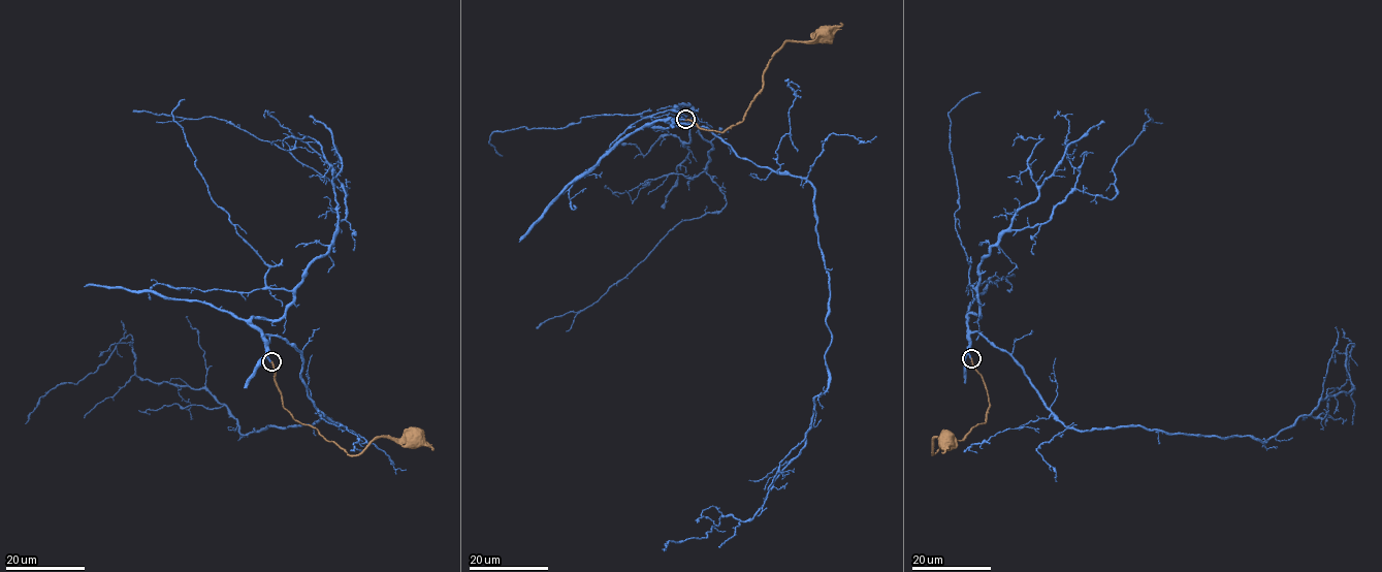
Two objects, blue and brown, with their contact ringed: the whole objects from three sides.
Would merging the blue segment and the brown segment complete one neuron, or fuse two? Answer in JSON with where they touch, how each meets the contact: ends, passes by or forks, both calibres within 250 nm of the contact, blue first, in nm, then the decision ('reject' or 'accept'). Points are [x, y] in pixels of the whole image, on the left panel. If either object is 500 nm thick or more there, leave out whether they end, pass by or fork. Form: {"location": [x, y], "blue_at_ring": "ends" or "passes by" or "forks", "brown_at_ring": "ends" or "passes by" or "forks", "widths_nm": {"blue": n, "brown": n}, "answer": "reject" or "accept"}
{"location": [271, 361], "blue_at_ring": "ends", "brown_at_ring": "ends", "widths_nm": {"blue": 280, "brown": 200}, "answer": "reject"}

